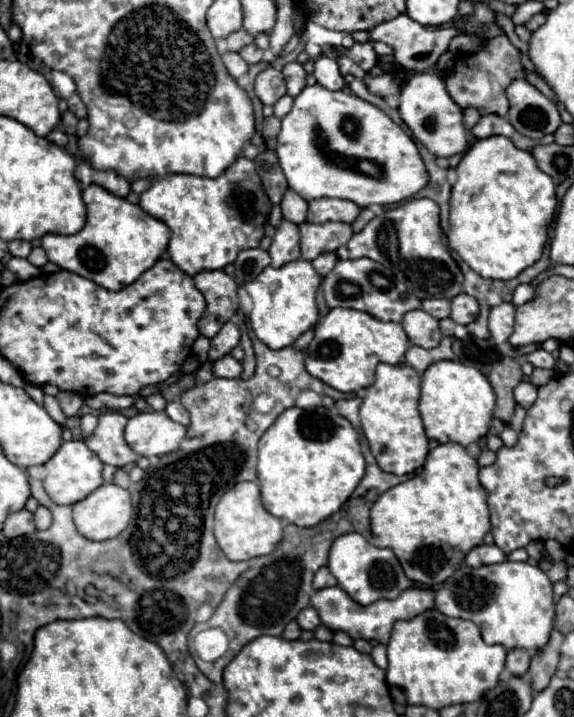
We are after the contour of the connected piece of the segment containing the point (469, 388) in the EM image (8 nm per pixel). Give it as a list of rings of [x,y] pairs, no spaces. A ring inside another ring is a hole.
[[[437,361],[425,373],[421,381],[419,413],[423,417],[425,433],[437,443],[459,443],[463,447],[483,439],[489,431],[495,407],[495,393],[485,375],[459,361]]]

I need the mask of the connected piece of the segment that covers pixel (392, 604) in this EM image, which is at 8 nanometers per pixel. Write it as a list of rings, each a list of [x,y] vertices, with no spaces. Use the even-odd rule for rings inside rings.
[[[325,587],[325,589],[319,589],[313,593],[311,607],[317,609],[321,623],[325,627],[329,627],[331,631],[345,631],[353,639],[367,639],[367,641],[377,639],[379,643],[387,645],[393,623],[401,621],[401,619],[411,619],[417,613],[431,609],[435,605],[433,597],[435,597],[435,591],[431,591],[431,589],[411,587],[411,589],[403,591],[403,595],[399,595],[399,599],[393,599],[393,601],[379,599],[379,603],[371,603],[371,605],[363,607],[363,605],[355,603],[353,599],[349,599],[349,595],[341,587]]]

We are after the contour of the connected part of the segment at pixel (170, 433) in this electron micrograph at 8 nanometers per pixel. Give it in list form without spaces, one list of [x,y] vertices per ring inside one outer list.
[[[141,411],[125,427],[129,447],[143,457],[167,455],[179,447],[187,427],[173,421],[165,411]]]

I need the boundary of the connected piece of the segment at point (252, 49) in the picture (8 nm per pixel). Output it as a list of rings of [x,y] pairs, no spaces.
[[[255,43],[243,47],[243,51],[239,51],[239,55],[241,55],[249,65],[251,65],[251,63],[259,63],[259,61],[263,59],[263,51],[261,51]]]

